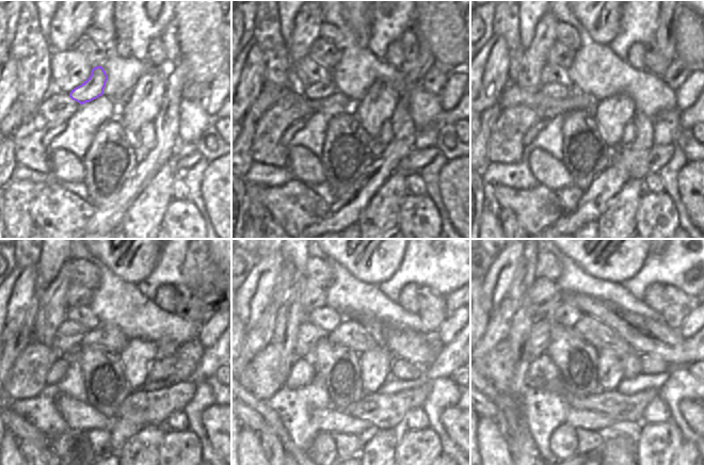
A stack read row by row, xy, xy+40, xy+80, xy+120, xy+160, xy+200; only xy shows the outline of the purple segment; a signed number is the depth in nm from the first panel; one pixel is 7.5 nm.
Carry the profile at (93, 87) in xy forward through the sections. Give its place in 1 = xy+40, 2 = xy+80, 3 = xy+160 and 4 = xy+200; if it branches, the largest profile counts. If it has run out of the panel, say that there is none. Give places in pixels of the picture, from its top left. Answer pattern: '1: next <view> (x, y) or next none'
1: next xy+40 (317, 91)
2: next xy+80 (552, 90)
3: next xy+160 (308, 334)
4: next xy+200 (539, 338)

